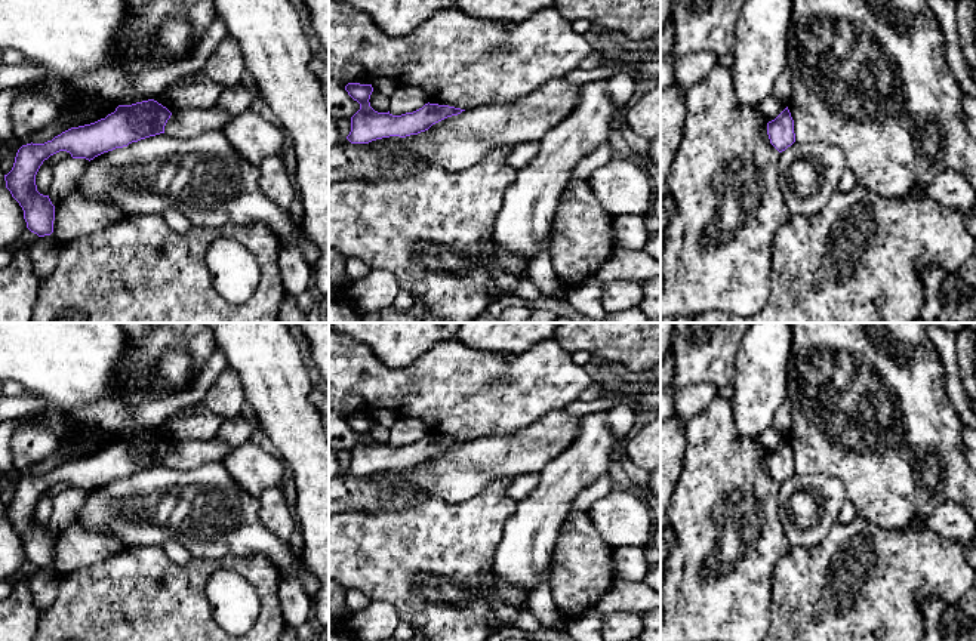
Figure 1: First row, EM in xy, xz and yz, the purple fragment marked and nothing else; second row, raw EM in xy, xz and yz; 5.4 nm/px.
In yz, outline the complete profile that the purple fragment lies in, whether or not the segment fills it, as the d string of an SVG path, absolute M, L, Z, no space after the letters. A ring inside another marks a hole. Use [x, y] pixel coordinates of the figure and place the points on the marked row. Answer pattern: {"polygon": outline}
{"polygon": "M788 107L772 121L767 123L770 144L779 151L785 151L795 142L794 120Z"}

